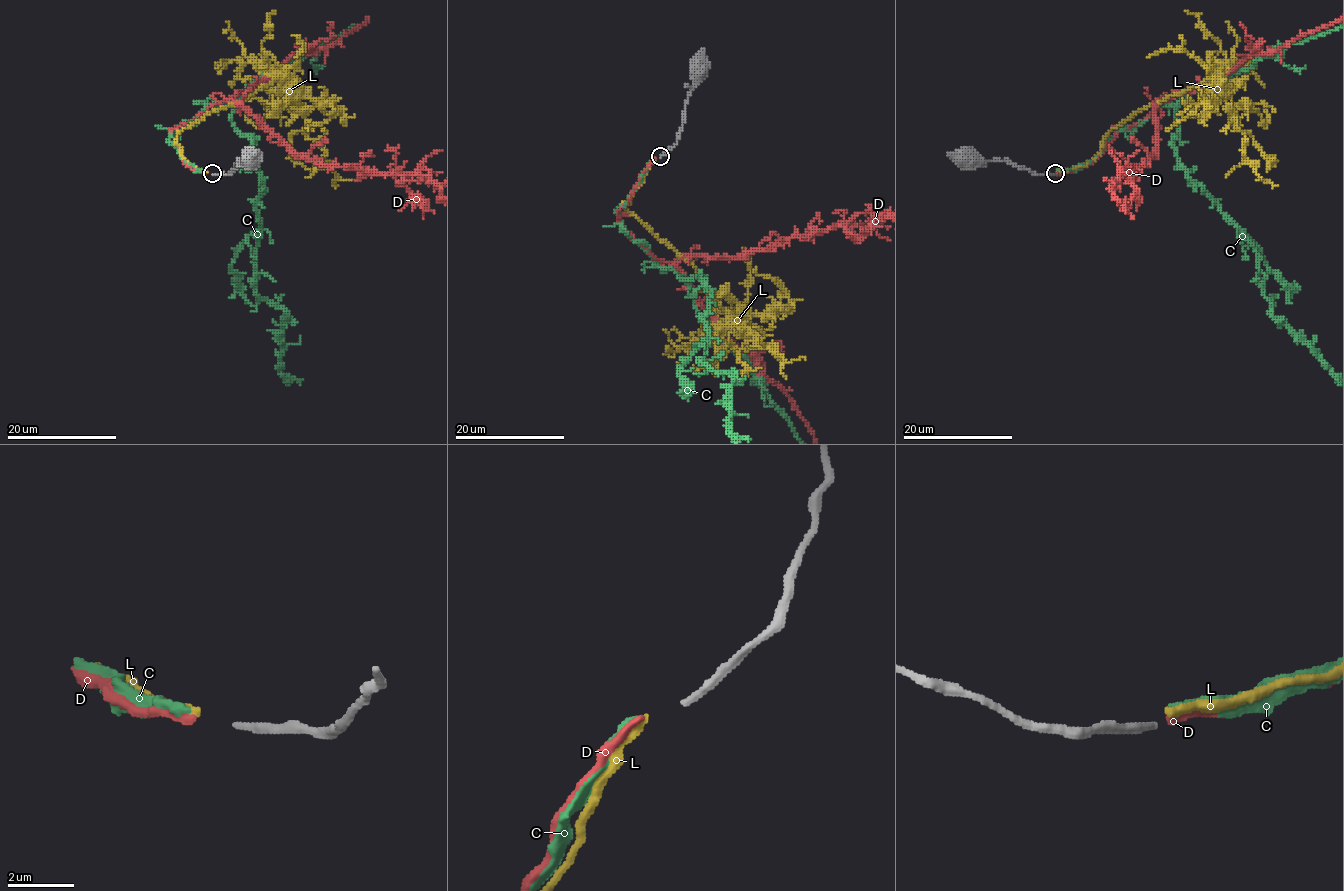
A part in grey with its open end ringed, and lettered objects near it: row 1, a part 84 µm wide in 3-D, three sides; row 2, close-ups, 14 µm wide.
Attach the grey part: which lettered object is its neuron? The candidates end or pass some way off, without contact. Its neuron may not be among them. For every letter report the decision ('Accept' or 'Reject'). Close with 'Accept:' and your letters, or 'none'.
C: Reject
D: Reject
L: Reject
Accept: none

